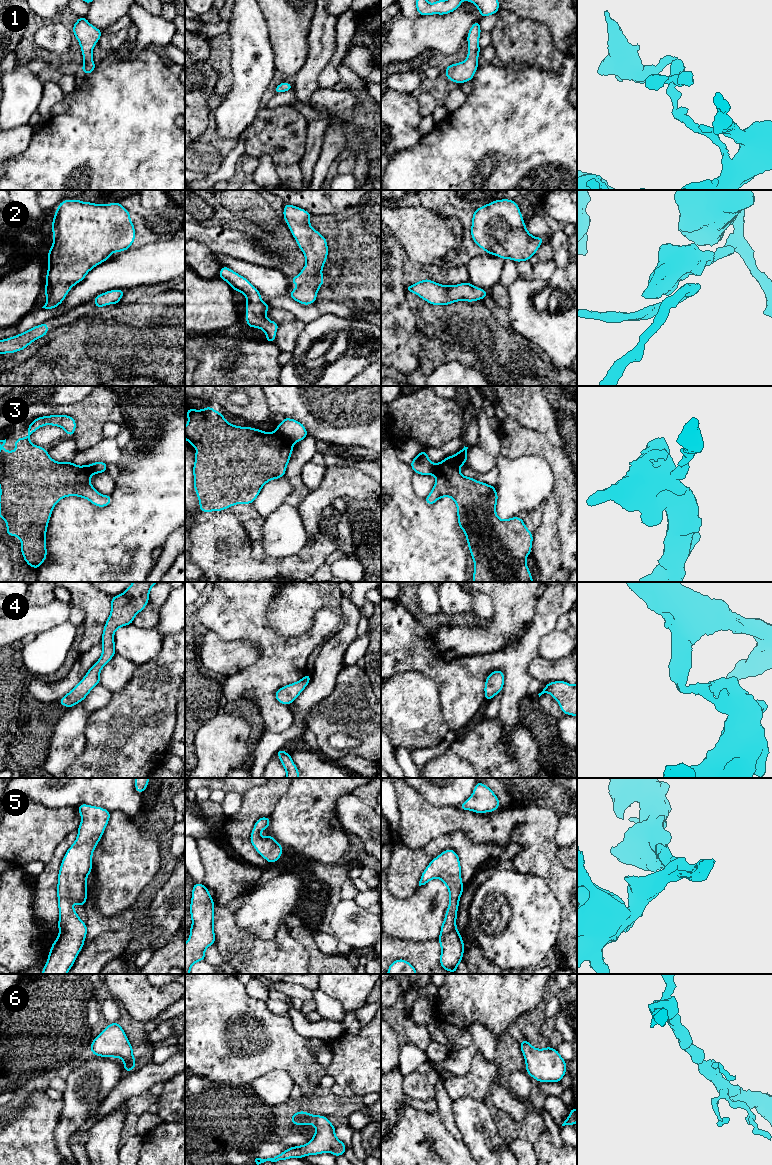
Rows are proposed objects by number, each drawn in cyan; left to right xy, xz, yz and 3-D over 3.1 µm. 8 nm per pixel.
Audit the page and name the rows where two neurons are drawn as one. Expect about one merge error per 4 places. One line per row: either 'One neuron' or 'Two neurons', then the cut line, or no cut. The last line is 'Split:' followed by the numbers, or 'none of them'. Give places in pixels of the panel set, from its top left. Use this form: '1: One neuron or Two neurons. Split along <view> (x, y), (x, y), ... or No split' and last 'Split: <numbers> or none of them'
1: One neuron. No split
2: One neuron. No split
3: Two neurons. Split along xz (276, 430), (293, 444)
4: One neuron. No split
5: One neuron. No split
6: One neuron. No split
Split: 3

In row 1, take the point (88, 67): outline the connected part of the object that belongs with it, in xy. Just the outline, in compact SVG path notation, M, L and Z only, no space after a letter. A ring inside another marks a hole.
M79 17L72 27L74 36L77 38L82 50L84 63L81 68L84 74L90 74L96 68L93 62L93 48L102 35L102 31L91 25L86 17Z

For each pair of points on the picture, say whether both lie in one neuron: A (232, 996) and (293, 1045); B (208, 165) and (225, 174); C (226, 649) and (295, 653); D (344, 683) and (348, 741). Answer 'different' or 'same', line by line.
A: same
B: different
C: different
D: different

